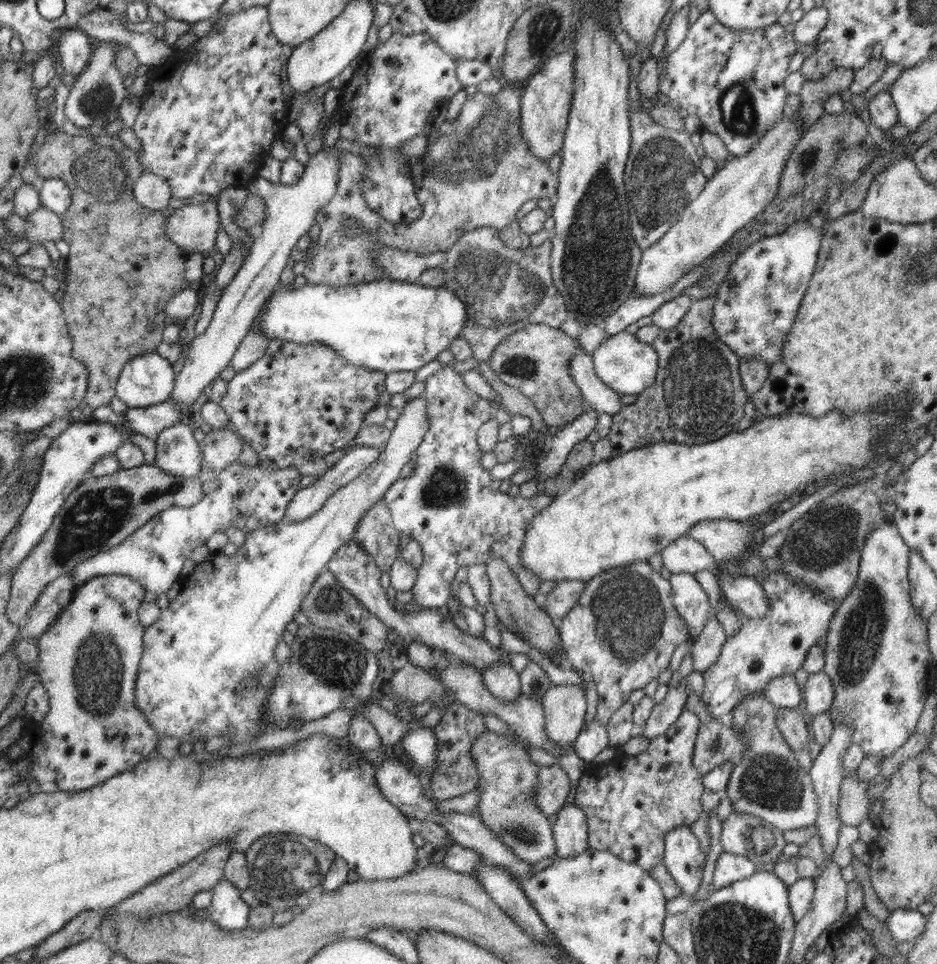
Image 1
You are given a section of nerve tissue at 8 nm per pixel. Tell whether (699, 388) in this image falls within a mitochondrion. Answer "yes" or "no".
yes

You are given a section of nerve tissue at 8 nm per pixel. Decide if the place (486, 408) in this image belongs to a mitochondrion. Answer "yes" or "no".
no

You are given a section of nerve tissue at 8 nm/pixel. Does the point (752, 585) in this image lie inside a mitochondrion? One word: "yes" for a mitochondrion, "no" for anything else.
no

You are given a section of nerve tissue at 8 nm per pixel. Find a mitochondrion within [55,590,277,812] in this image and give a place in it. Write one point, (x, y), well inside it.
(98, 676)

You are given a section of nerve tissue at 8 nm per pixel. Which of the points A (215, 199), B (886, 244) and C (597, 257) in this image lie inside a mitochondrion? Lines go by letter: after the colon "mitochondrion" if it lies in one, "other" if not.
A: other
B: mitochondrion
C: mitochondrion

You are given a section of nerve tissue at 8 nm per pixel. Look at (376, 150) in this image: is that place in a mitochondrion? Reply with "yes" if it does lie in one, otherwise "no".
no

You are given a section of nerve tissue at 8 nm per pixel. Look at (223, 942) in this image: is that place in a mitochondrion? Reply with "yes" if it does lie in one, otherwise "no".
no

